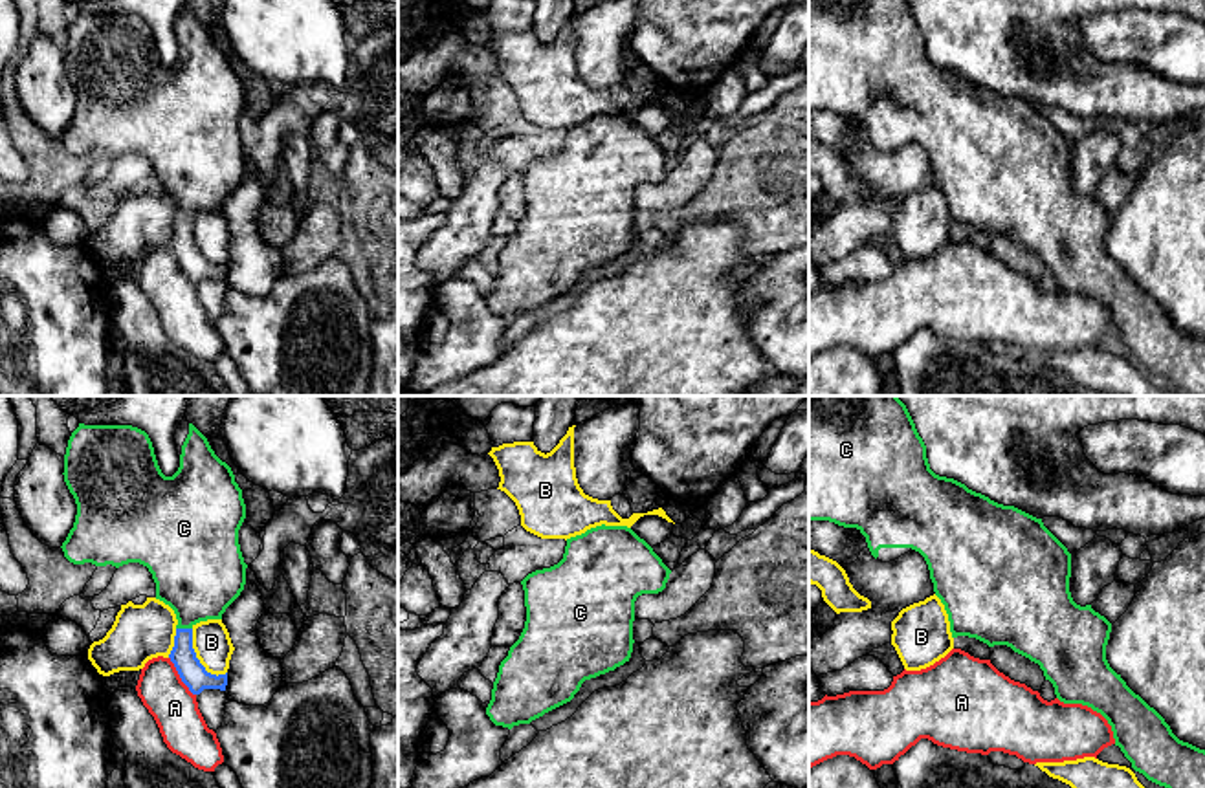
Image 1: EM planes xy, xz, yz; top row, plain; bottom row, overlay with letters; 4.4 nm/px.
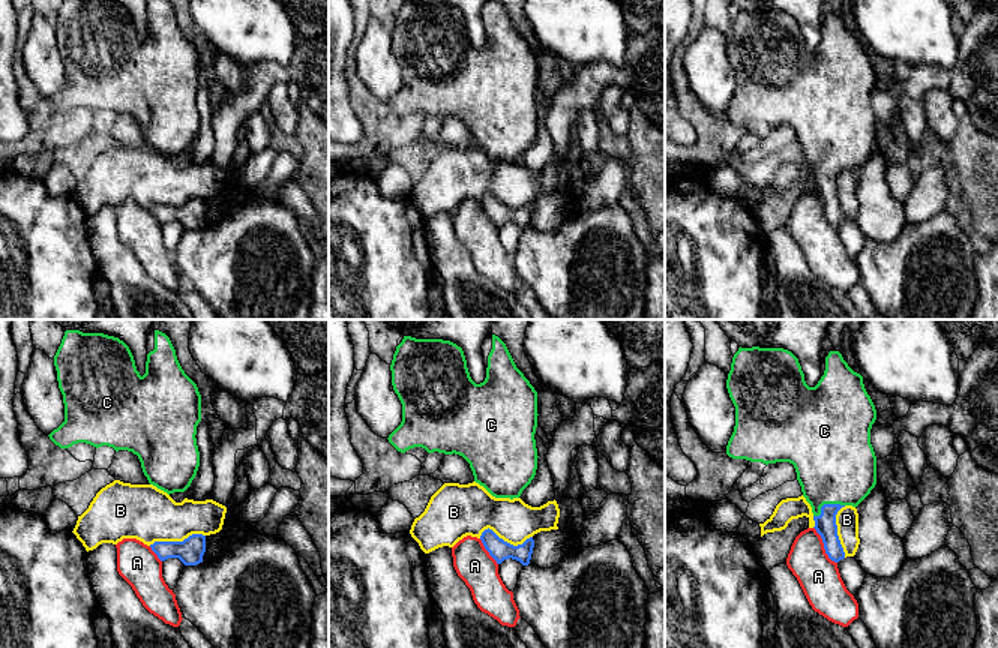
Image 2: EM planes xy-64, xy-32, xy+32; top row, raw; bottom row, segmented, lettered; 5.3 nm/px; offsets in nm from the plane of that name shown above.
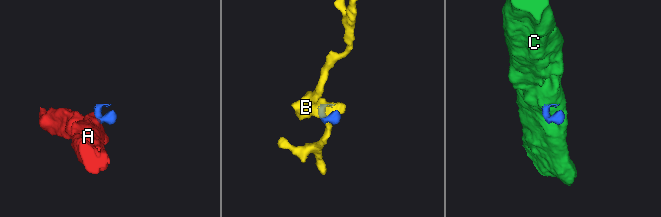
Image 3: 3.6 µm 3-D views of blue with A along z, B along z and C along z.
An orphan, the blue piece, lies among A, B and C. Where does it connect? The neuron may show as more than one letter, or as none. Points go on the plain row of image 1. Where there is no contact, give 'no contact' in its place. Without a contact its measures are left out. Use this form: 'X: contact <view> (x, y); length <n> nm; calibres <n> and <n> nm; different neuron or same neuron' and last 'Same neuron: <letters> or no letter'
A: contact xy (180, 266); length 200 nm; calibres 110 and 200 nm; different neuron
B: contact xy (197, 248); length 260 nm; calibres 110 and 170 nm; different neuron
C: contact xy (184, 218); length 70 nm; calibres 110 and 380 nm; same neuron
Same neuron: C

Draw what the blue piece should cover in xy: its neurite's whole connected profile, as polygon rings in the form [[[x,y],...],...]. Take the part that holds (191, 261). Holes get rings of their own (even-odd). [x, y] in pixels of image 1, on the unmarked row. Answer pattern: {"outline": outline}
{"outline": [[[183,7],[174,24],[180,57],[165,66],[149,24],[132,15],[84,15],[72,22],[64,44],[64,71],[77,93],[73,117],[62,132],[73,154],[92,152],[116,158],[139,152],[156,172],[156,189],[169,194],[178,209],[169,244],[182,271],[193,284],[204,279],[226,280],[227,262],[211,264],[193,238],[193,216],[222,209],[246,174],[238,119],[246,108],[242,79],[231,57],[211,38],[207,27]]]}

